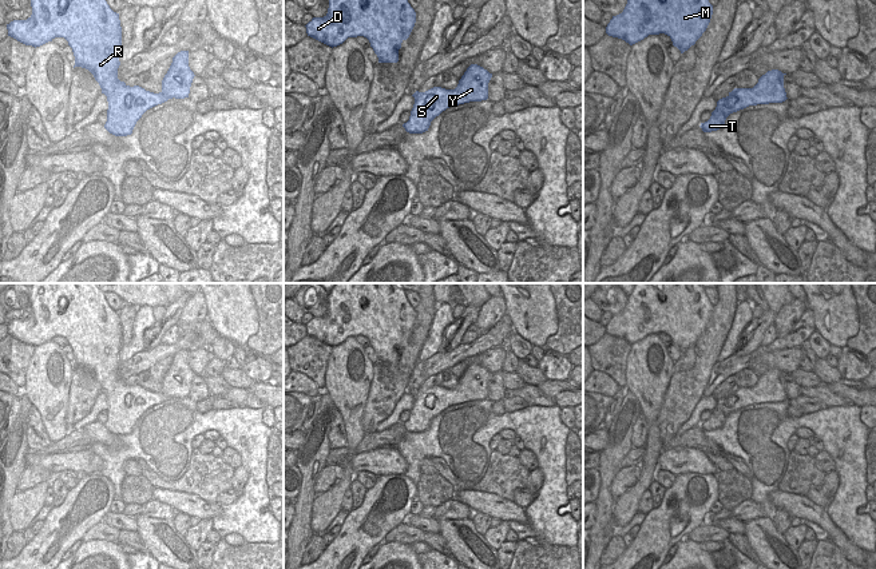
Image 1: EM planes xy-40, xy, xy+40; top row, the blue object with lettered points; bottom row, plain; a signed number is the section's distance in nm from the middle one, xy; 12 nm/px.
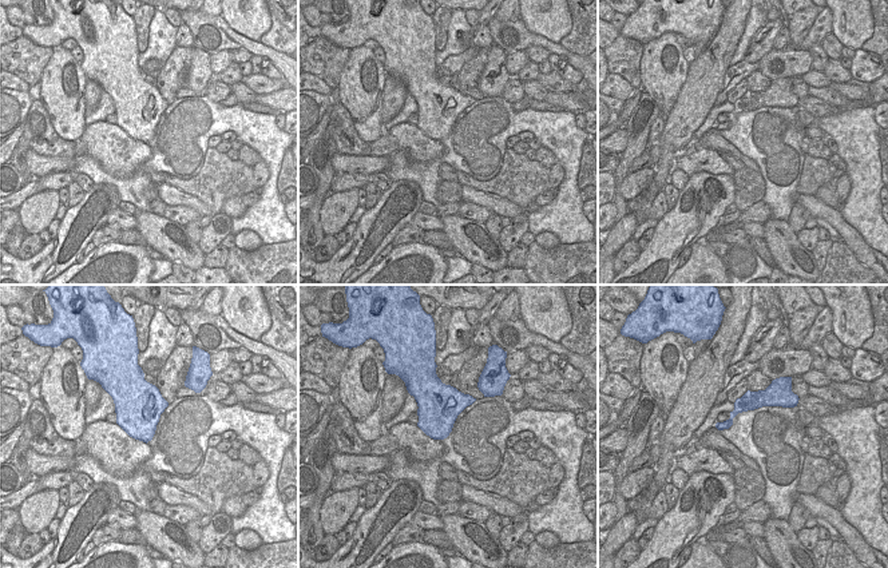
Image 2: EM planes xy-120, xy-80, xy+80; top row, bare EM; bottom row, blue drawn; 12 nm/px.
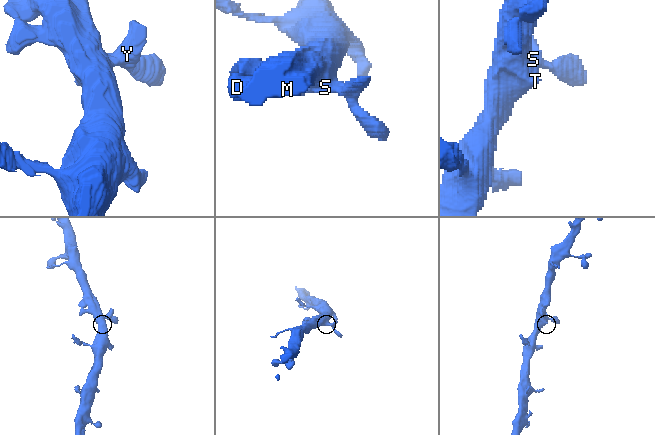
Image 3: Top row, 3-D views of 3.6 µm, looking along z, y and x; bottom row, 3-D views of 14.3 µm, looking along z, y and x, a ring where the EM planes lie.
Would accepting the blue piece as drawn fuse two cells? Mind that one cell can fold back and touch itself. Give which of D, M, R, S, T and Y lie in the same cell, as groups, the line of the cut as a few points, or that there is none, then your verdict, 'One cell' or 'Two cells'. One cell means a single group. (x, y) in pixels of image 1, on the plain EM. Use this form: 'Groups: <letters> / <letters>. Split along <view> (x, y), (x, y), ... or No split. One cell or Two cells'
Groups: D M R S T Y. No split. One cell.

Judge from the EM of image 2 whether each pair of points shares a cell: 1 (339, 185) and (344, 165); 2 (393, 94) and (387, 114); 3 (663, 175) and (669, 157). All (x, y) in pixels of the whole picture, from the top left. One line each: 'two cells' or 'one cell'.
1: two cells
2: one cell
3: one cell

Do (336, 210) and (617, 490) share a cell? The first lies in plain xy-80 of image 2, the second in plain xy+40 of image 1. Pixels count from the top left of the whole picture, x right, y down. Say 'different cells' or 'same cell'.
different cells

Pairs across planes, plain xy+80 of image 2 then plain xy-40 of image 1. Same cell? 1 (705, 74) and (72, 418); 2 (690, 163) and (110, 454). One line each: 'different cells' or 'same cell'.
1: same cell
2: different cells

